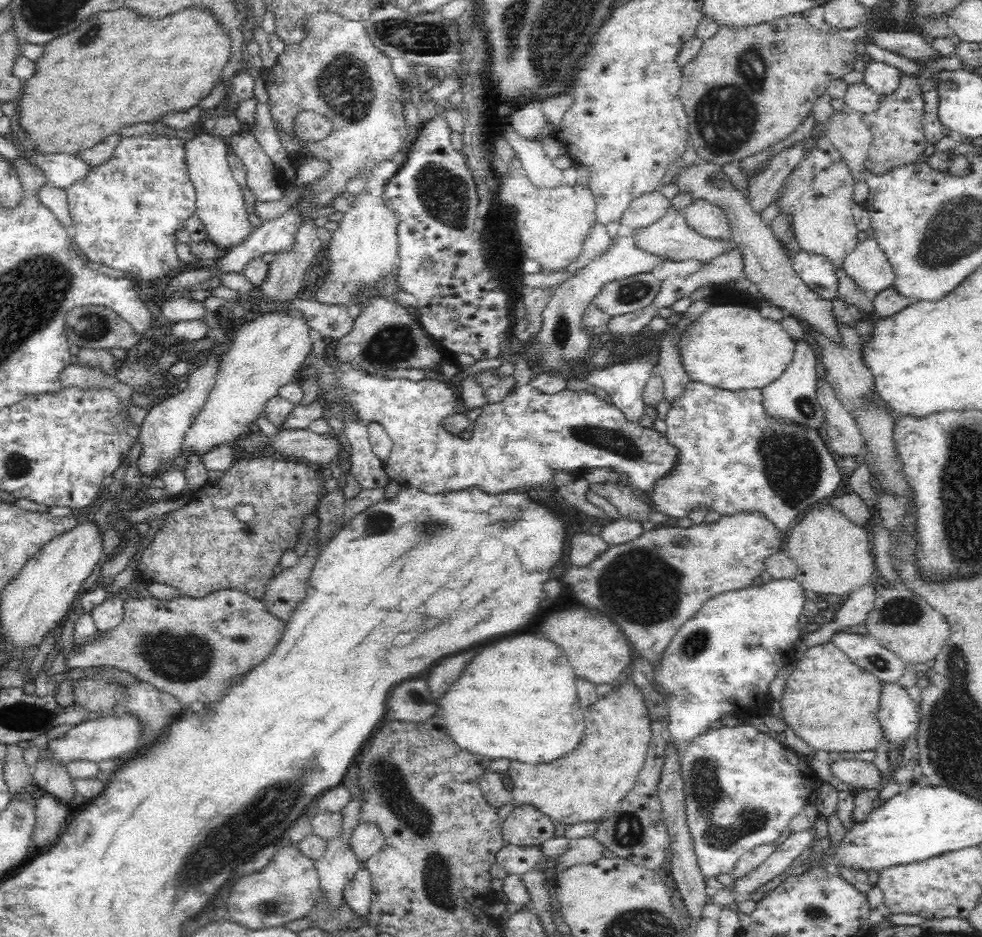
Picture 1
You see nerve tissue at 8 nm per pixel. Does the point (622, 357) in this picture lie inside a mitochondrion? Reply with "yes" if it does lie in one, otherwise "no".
no

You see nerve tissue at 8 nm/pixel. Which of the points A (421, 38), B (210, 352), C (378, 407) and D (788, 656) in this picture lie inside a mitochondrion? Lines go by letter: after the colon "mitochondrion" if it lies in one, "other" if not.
A: mitochondrion
B: other
C: other
D: other

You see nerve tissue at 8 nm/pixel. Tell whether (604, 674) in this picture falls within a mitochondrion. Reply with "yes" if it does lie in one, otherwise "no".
no

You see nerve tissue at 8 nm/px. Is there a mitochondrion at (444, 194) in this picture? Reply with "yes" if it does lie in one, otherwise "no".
yes

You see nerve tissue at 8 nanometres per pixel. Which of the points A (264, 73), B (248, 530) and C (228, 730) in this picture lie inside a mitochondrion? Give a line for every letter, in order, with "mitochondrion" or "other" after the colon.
A: other
B: other
C: other

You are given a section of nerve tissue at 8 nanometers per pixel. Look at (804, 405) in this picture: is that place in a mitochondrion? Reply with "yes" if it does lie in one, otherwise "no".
yes

